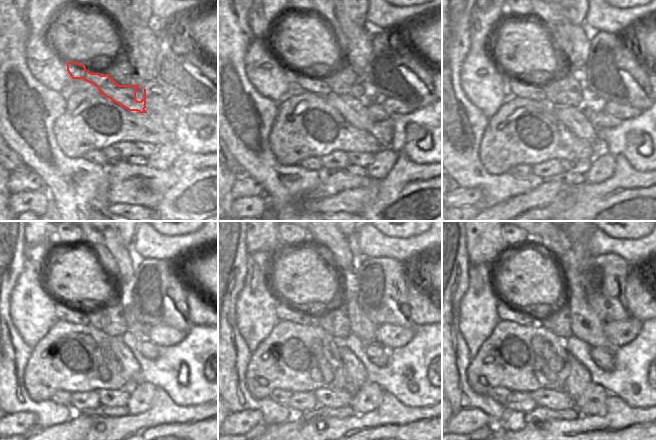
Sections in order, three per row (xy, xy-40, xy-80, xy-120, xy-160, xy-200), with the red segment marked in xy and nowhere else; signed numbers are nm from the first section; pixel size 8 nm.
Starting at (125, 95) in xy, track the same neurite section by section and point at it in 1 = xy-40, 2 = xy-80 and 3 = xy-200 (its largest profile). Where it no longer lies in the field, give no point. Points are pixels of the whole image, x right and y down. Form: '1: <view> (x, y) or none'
1: xy-40 (351, 104)
2: xy-80 (581, 109)
3: xy-200 (578, 379)

